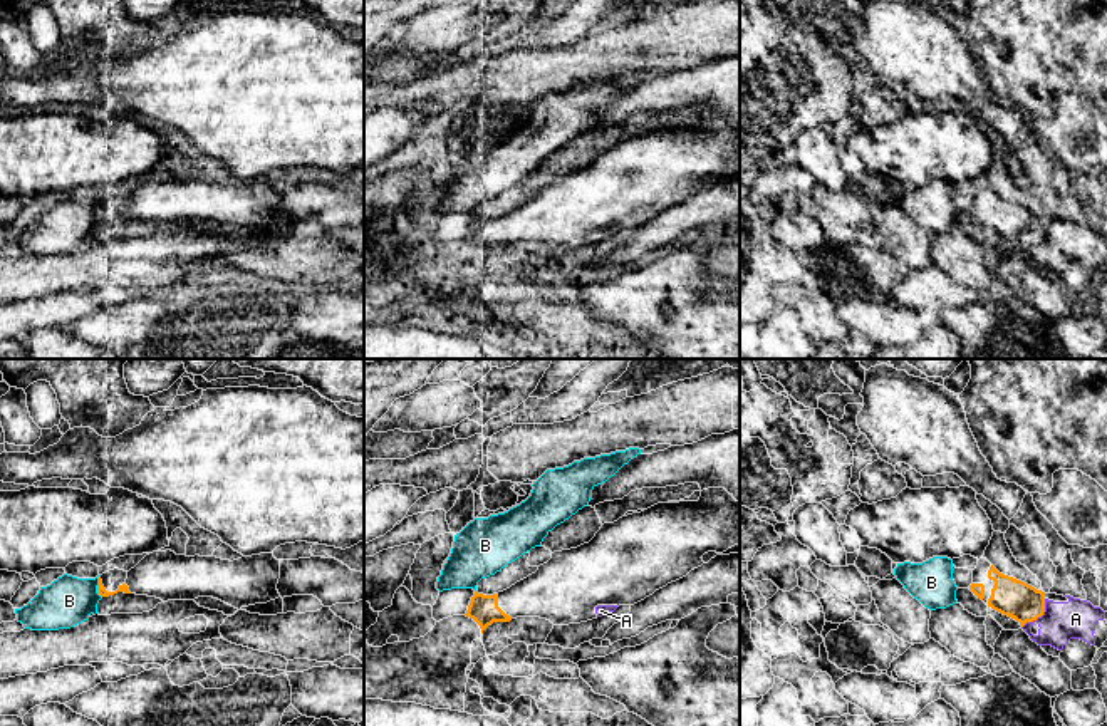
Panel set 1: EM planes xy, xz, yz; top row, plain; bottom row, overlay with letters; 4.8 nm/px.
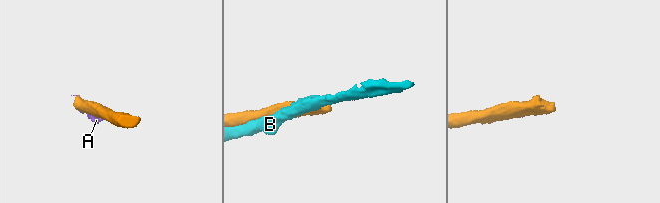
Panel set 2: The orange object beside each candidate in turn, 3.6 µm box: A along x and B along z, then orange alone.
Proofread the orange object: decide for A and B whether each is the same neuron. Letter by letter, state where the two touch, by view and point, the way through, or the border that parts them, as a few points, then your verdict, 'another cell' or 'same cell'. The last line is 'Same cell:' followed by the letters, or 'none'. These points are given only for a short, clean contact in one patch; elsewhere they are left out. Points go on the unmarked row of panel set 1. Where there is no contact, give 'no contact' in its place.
A: meets orange in yz at (1039, 240); another cell
B: meets orange in xy at (98, 212); another cell
Same cell: none

